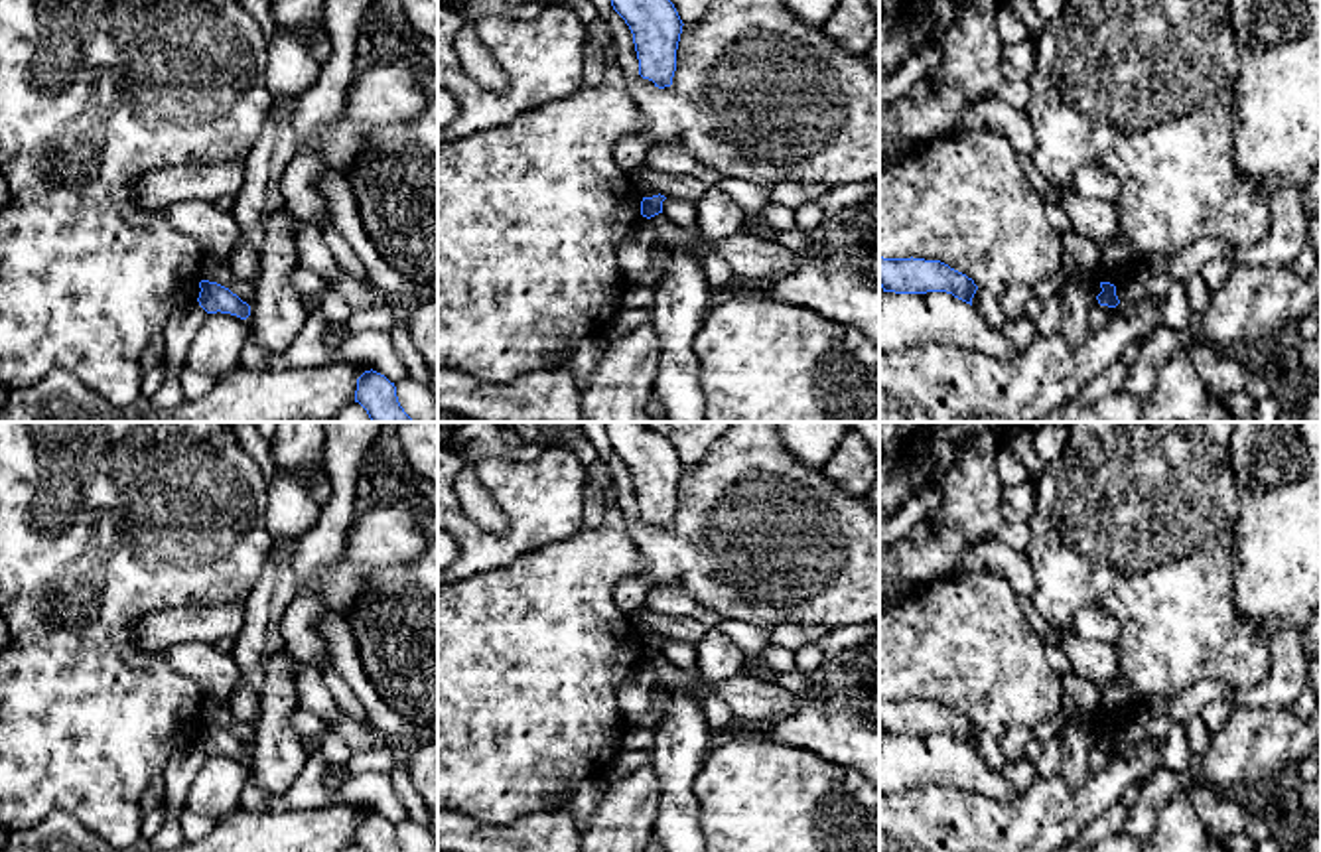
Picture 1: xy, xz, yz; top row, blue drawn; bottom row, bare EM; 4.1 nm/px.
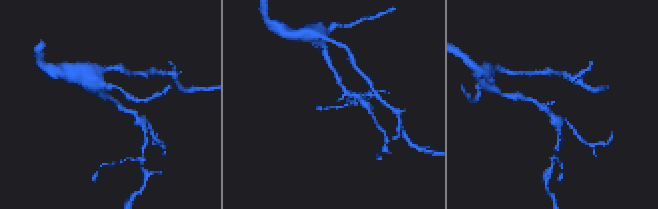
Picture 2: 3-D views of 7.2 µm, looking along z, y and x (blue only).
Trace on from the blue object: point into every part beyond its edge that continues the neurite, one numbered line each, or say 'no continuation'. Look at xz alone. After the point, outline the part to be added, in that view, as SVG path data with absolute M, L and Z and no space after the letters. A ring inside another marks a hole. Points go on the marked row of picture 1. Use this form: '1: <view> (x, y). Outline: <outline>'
no continuation

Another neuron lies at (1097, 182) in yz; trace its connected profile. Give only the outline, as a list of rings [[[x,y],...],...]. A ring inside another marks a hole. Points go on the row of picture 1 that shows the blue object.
[[[1082,166],[1069,183],[1078,195],[1112,203],[1120,191],[1118,176],[1106,166]]]

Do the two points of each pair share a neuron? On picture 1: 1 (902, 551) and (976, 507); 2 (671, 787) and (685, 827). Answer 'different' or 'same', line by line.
1: same
2: same

